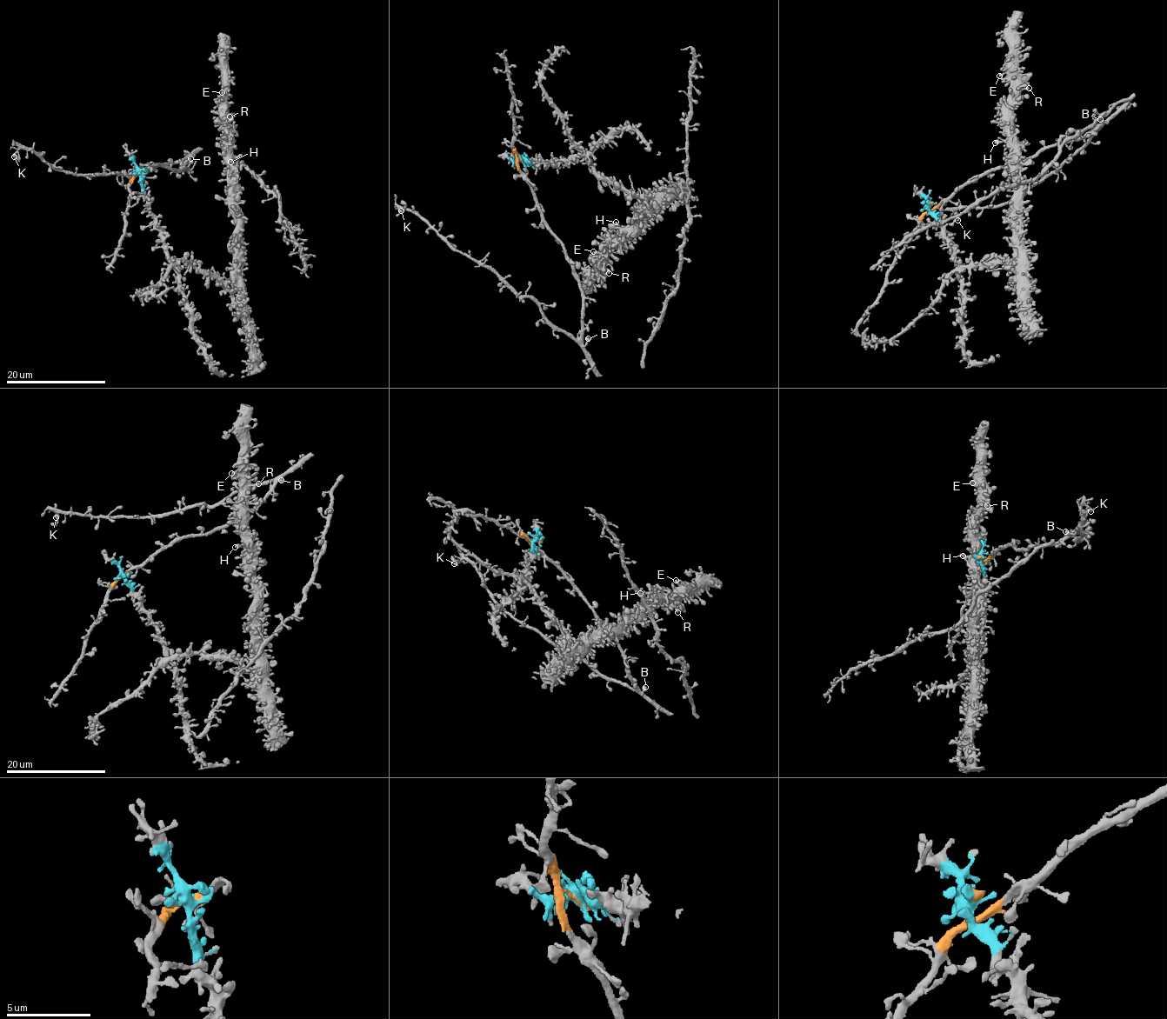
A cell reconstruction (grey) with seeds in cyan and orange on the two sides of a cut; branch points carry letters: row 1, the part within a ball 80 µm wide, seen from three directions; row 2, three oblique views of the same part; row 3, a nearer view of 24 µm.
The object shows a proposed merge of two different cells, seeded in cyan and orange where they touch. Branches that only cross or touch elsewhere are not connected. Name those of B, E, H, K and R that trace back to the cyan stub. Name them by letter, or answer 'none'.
E, H, R

